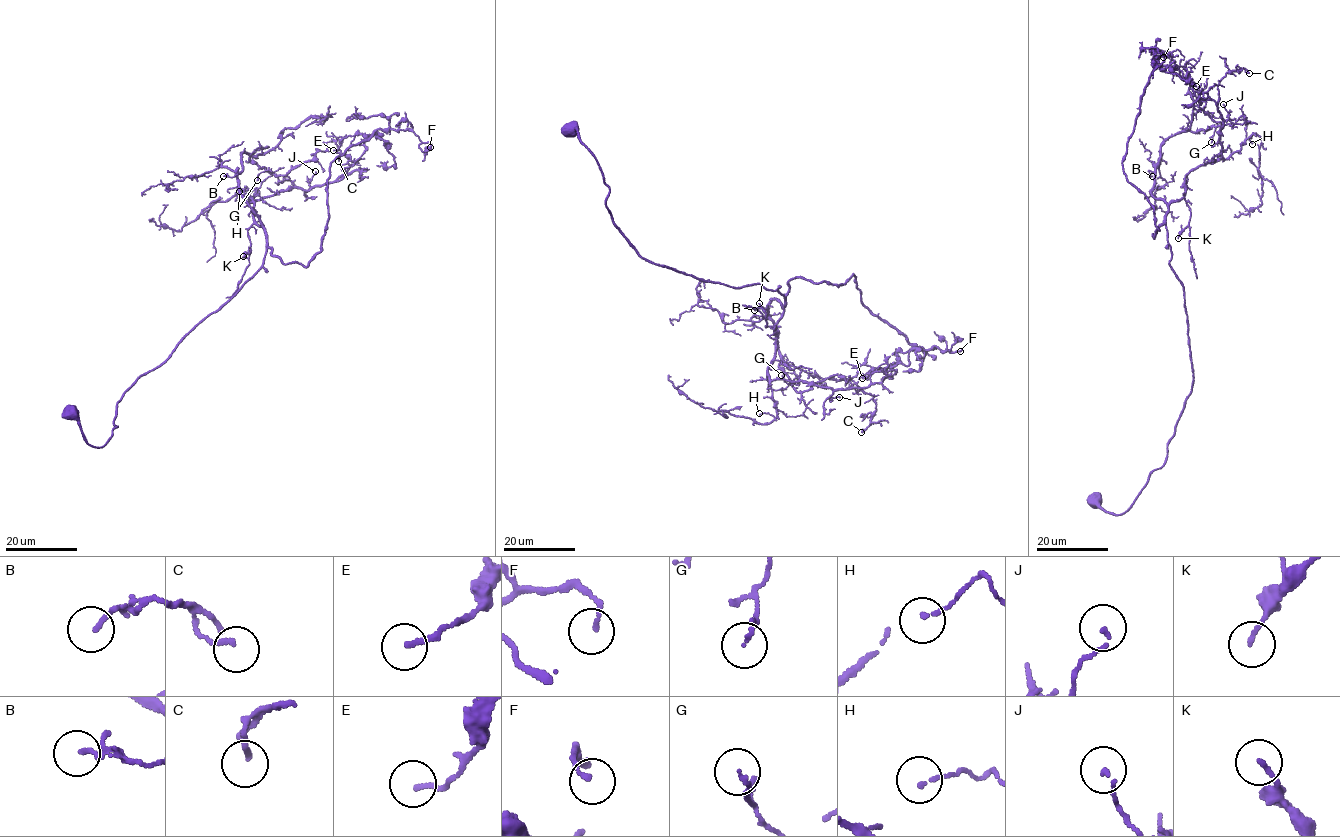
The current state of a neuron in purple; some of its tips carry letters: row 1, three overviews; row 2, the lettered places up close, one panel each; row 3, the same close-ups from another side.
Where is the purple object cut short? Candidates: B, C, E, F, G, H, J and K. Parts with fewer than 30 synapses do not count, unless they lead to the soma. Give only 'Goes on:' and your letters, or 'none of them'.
Goes on: none of them

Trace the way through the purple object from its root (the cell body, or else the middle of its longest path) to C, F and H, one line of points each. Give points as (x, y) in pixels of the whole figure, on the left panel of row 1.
C: (72, 411), (88, 444), (106, 443), (124, 391), (262, 264), (245, 196), (333, 182), (351, 157), (338, 161)
F: (72, 411), (103, 445), (124, 391), (268, 248), (306, 266), (330, 163), (348, 148), (399, 129), (430, 147)
H: (72, 411), (88, 444), (103, 445), (124, 391), (258, 271), (266, 236), (245, 196), (256, 190), (239, 191)

